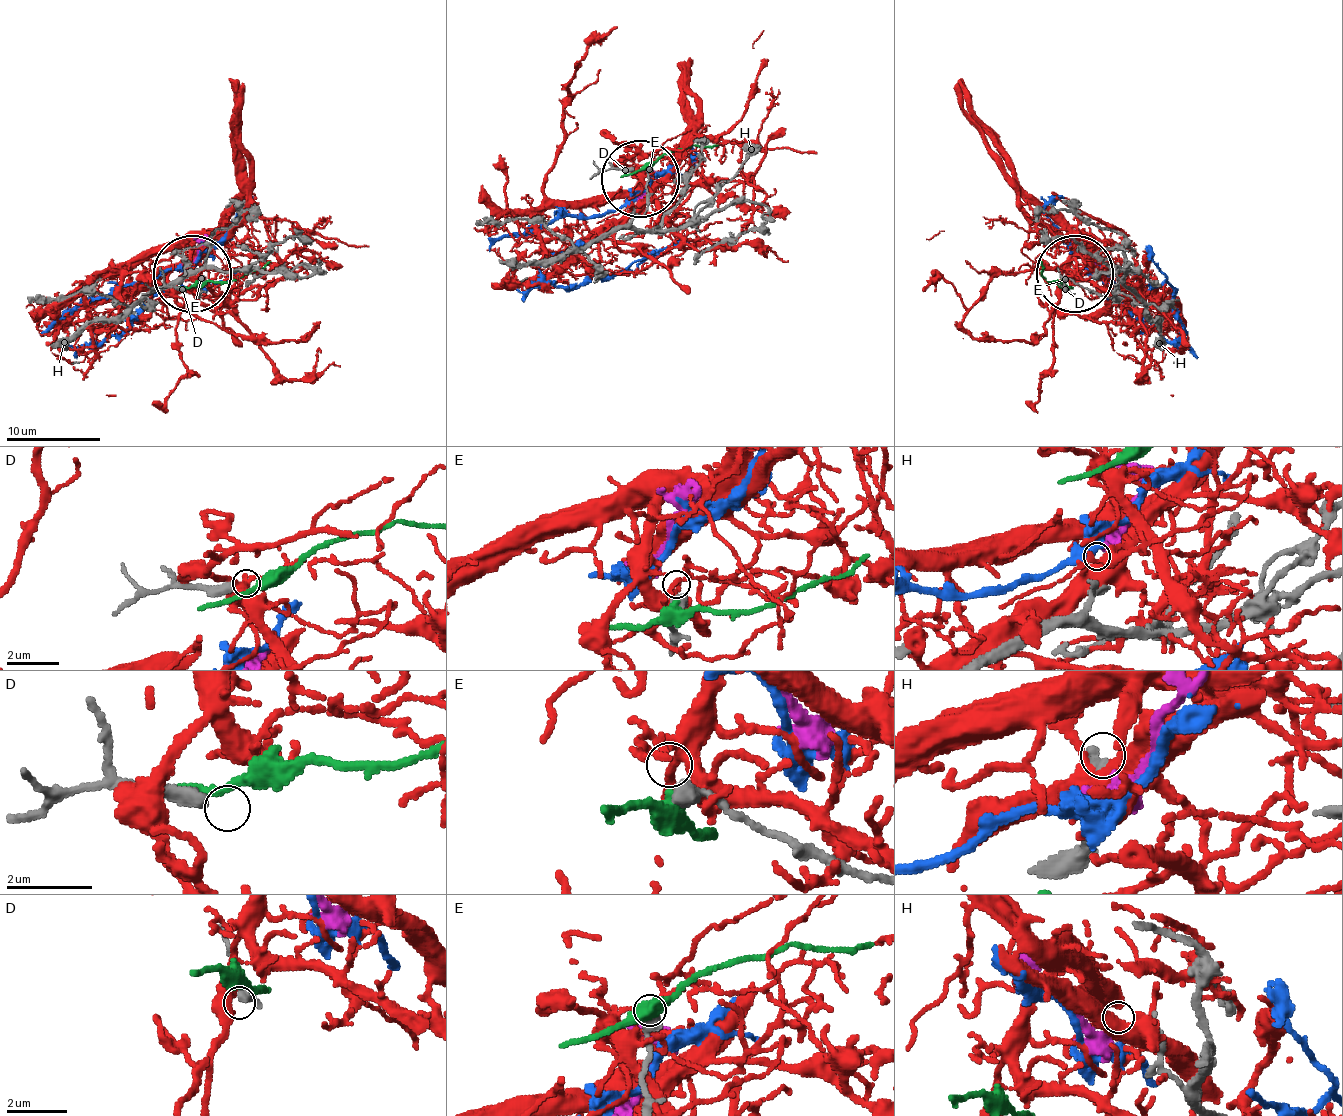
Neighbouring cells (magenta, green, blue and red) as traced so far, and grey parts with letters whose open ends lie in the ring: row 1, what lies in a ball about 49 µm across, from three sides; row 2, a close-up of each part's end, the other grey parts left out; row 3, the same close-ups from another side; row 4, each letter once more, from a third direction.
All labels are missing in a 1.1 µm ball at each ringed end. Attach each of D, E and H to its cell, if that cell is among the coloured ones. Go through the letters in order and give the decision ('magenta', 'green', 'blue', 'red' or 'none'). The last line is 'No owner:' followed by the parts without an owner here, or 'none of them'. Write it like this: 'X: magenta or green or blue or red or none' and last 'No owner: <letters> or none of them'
D: none
E: none
H: none
No owner: D, E, H

